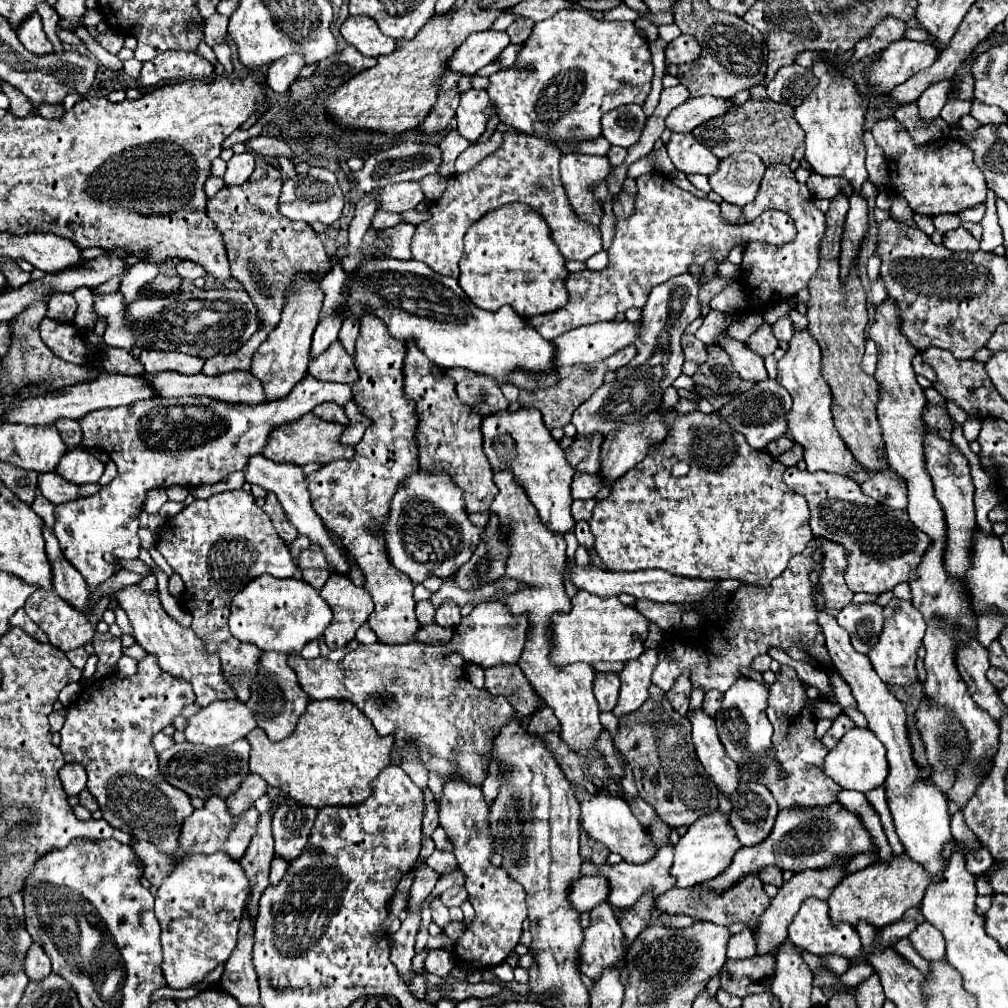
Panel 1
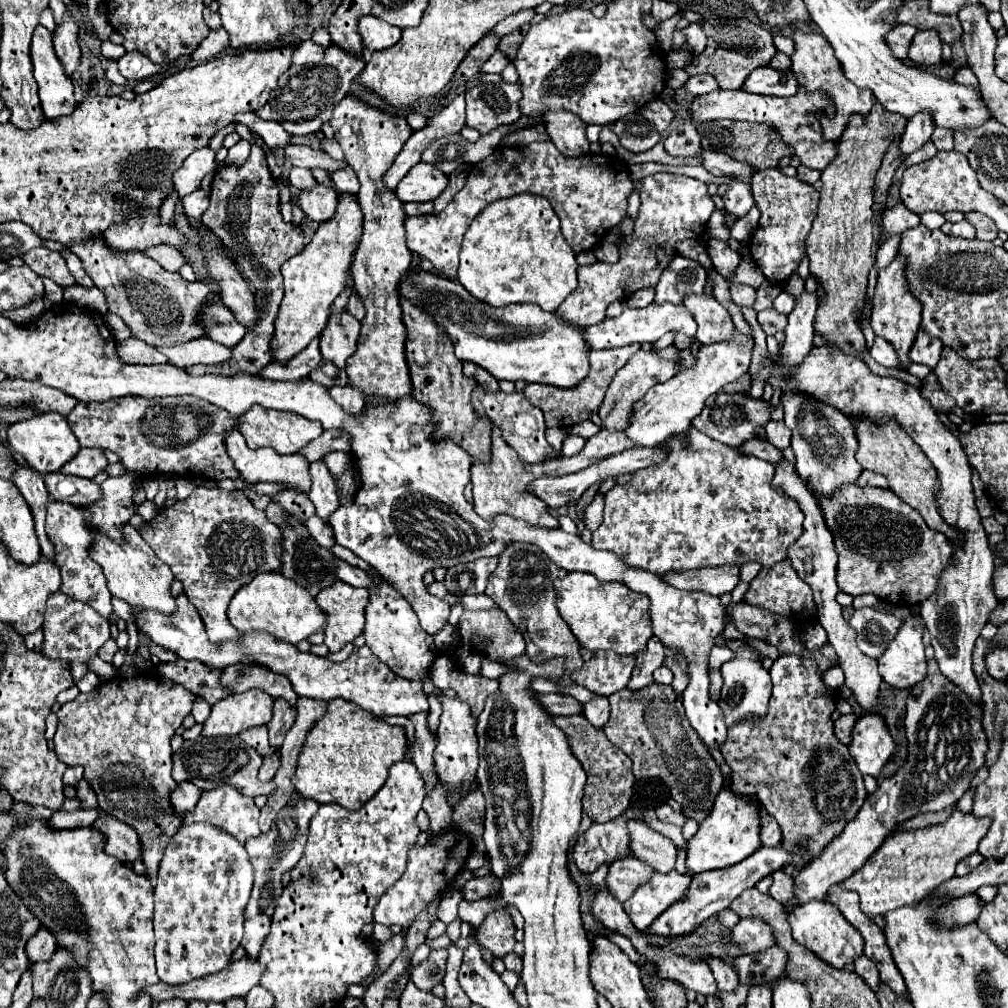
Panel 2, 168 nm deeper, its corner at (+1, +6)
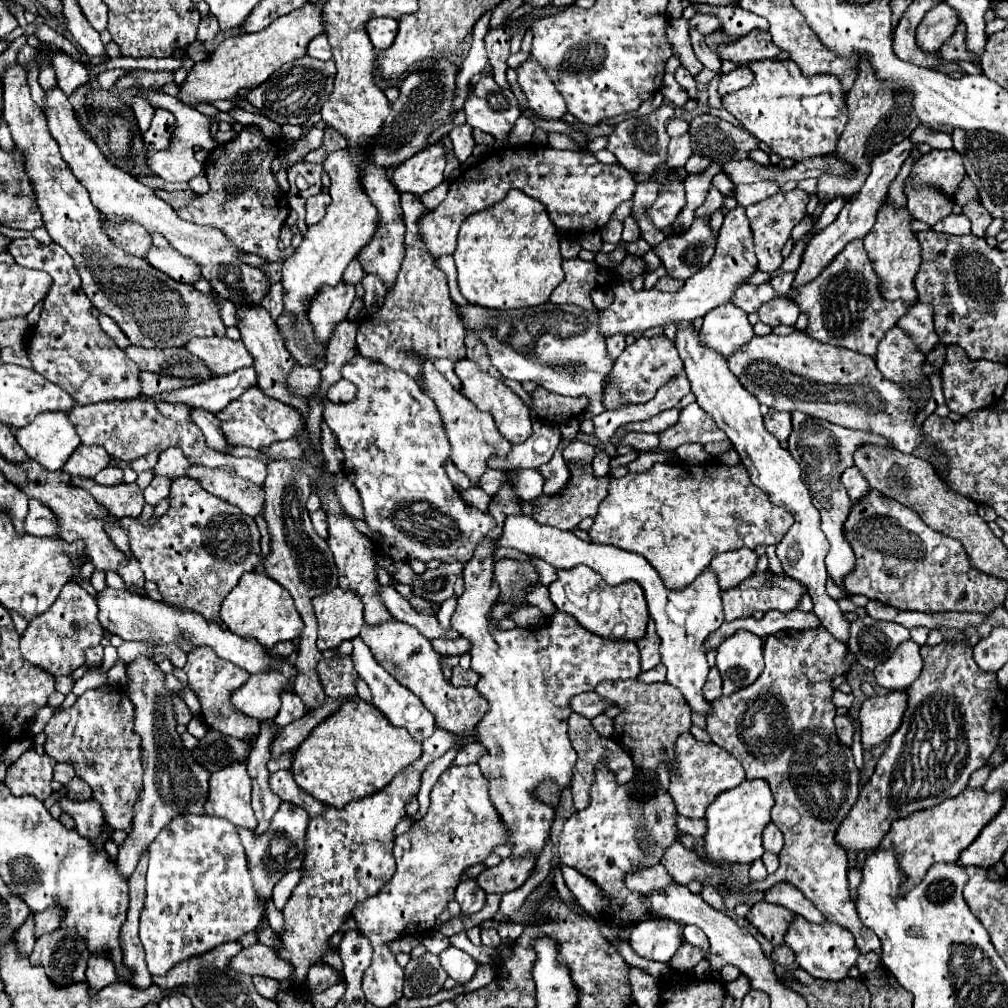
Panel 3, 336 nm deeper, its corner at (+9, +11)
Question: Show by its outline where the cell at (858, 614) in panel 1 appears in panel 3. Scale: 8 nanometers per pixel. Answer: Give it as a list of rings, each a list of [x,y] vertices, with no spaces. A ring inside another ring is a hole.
[[[869,614],[859,616],[851,622],[849,646],[857,662],[867,670],[873,670],[877,664],[885,662],[893,650],[909,638],[909,630],[895,622],[873,620]]]

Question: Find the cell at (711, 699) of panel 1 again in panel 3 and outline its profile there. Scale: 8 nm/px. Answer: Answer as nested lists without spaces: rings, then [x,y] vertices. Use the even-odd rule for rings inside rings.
[[[715,666],[709,670],[707,682],[705,682],[705,686],[703,686],[703,696],[705,696],[709,702],[713,702],[713,700],[717,700],[717,698],[721,696],[721,676],[719,676],[719,670],[717,670]]]

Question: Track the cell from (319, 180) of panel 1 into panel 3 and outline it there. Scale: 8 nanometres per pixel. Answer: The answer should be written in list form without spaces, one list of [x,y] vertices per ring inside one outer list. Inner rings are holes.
[[[319,192],[307,200],[307,226],[321,222],[329,202],[331,202],[331,196],[327,192]]]

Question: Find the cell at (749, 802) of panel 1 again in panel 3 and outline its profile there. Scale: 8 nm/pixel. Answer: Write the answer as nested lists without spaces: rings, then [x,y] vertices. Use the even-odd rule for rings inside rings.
[[[767,824],[767,828],[763,830],[763,848],[773,854],[779,854],[779,850],[783,848],[783,836],[775,824]]]

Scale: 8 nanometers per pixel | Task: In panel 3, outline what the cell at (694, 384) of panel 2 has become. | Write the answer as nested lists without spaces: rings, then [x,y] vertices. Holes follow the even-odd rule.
[[[721,304],[703,318],[699,332],[701,342],[719,352],[723,358],[731,358],[735,350],[747,344],[753,338],[753,326],[747,320],[747,314],[733,304]]]

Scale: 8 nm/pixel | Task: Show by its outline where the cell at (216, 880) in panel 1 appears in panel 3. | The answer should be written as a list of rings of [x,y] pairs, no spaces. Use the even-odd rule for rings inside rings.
[[[205,814],[175,816],[151,842],[147,898],[139,926],[139,938],[145,946],[145,960],[151,976],[165,976],[175,964],[183,960],[207,954],[225,942],[239,940],[243,934],[255,930],[261,914],[261,902],[253,892],[251,876],[247,870],[245,848],[239,840],[237,828],[225,818]]]

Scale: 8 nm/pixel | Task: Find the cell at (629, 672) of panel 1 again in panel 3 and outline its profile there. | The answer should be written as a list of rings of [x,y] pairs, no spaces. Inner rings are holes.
[[[649,620],[647,634],[637,642],[637,646],[639,646],[639,652],[641,652],[641,672],[647,672],[661,662],[659,660],[659,636],[655,632],[653,620]]]

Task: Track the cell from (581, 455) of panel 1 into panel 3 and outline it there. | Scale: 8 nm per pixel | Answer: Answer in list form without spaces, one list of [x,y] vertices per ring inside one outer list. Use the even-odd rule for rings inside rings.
[[[643,336],[635,344],[627,346],[615,360],[611,376],[607,376],[607,388],[603,388],[603,406],[615,410],[615,408],[625,408],[625,404],[649,402],[655,396],[657,388],[667,384],[667,380],[677,376],[681,370],[683,362],[673,342],[669,342],[665,336],[655,336],[655,338]]]

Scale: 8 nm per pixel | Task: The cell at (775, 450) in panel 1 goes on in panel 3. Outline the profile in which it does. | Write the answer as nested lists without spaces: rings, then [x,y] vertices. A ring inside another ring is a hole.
[[[775,412],[765,416],[765,428],[779,440],[785,442],[791,434],[791,414],[789,412]]]

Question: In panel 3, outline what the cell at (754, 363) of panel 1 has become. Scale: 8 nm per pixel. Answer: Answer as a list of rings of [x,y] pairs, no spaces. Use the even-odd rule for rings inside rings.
[[[669,276],[659,278],[659,282],[655,284],[655,288],[657,290],[663,290],[663,292],[679,292],[681,286],[683,286],[681,280],[675,280],[675,278],[669,278]]]

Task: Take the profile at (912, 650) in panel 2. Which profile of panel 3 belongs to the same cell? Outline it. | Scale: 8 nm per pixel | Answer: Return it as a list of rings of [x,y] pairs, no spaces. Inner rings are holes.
[[[905,640],[883,664],[879,664],[879,668],[873,670],[873,674],[879,686],[895,692],[911,686],[913,680],[921,674],[921,668],[923,660],[919,654],[919,644]]]

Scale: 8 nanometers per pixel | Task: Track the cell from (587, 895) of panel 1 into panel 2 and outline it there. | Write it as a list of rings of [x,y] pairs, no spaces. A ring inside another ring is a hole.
[[[635,857],[615,861],[615,865],[609,867],[607,889],[611,889],[615,899],[627,901],[639,885],[645,885],[647,881],[651,881],[653,873],[655,873],[653,867],[649,867],[647,863]]]

